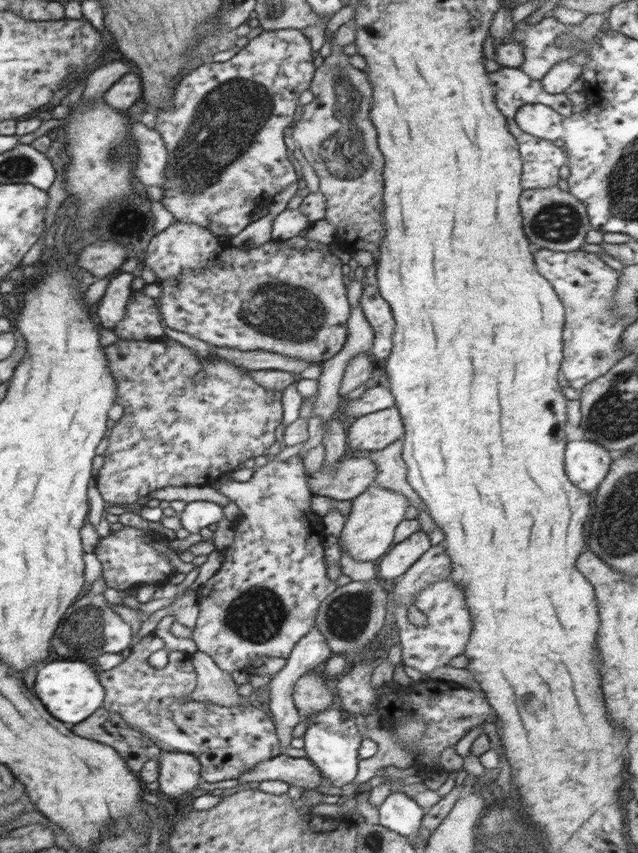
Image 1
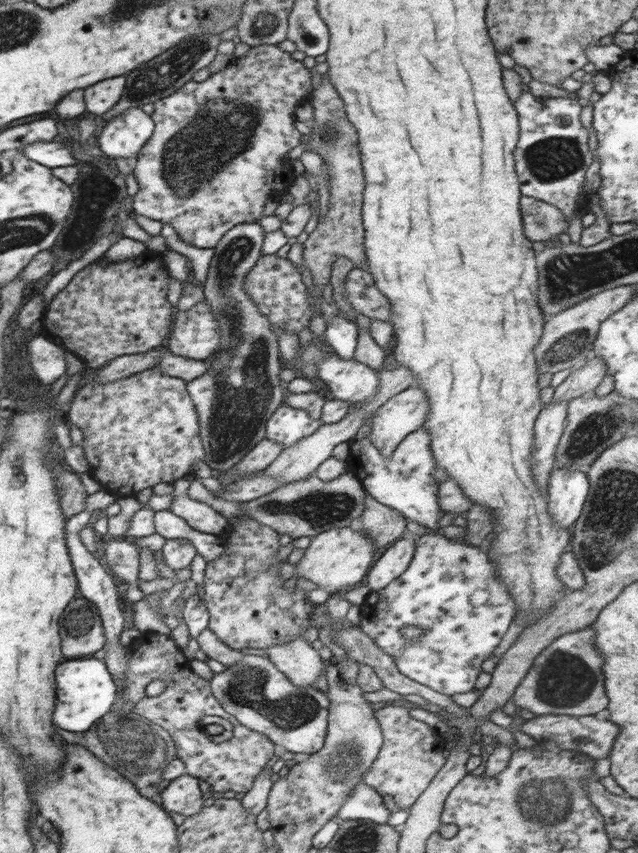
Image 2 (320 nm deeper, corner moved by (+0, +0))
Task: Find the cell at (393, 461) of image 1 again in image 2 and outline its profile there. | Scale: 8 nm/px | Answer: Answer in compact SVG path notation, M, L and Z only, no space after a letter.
M364 491L364 502L365 507L360 518L362 529L373 540L376 549L384 548L407 535L408 520L400 512L378 503L366 491Z

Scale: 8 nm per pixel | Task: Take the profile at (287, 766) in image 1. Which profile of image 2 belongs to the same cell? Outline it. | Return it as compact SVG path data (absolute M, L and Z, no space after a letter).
M363 781L349 794L337 814L339 820L365 820L376 824L386 824L390 809L382 799L383 795Z

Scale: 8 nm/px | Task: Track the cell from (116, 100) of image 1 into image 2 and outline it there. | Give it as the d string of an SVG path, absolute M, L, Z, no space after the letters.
M126 76L110 78L104 82L98 82L96 86L88 86L84 90L86 110L92 114L104 114L114 106L126 87Z

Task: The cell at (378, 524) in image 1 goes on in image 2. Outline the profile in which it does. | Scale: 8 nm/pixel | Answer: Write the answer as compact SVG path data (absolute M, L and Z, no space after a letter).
M349 526L333 528L312 537L310 545L304 549L304 556L296 564L294 575L297 579L304 576L306 580L314 582L317 588L326 590L330 596L335 592L343 594L367 575L374 564L374 554L375 544L363 529L354 531Z

